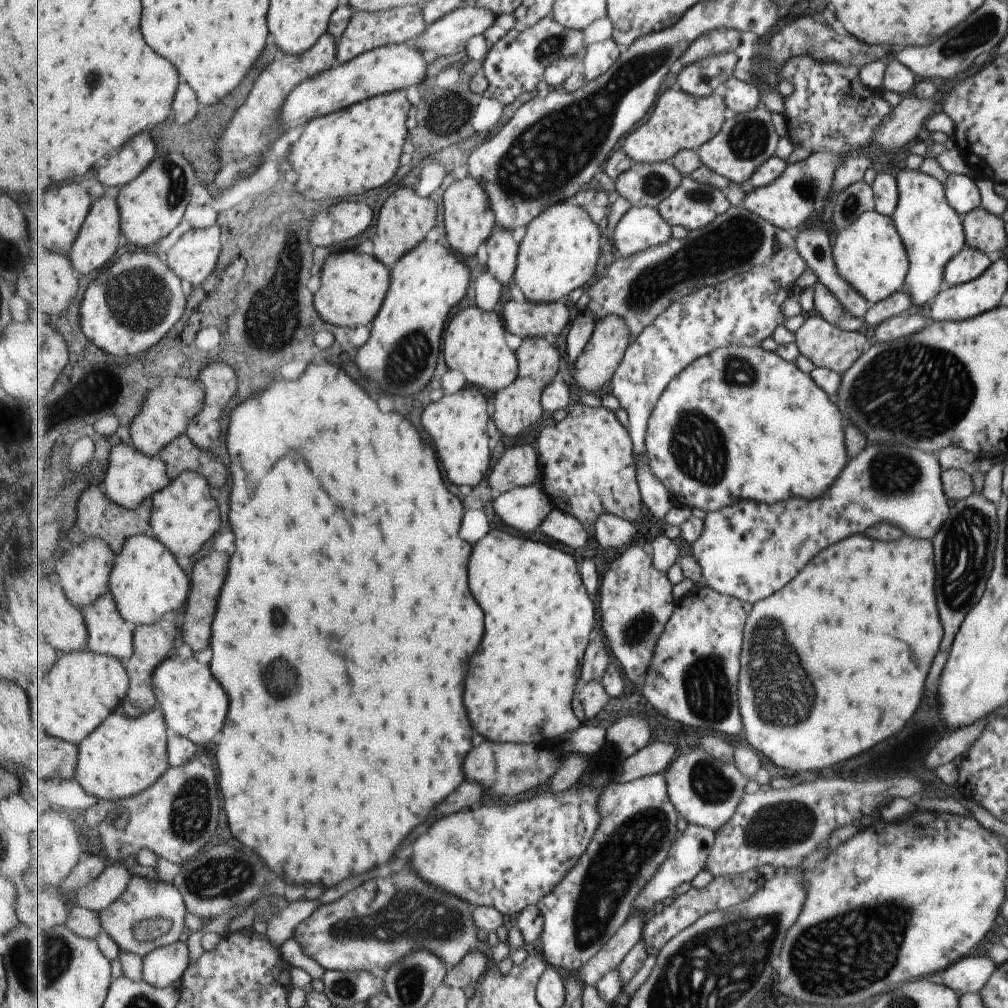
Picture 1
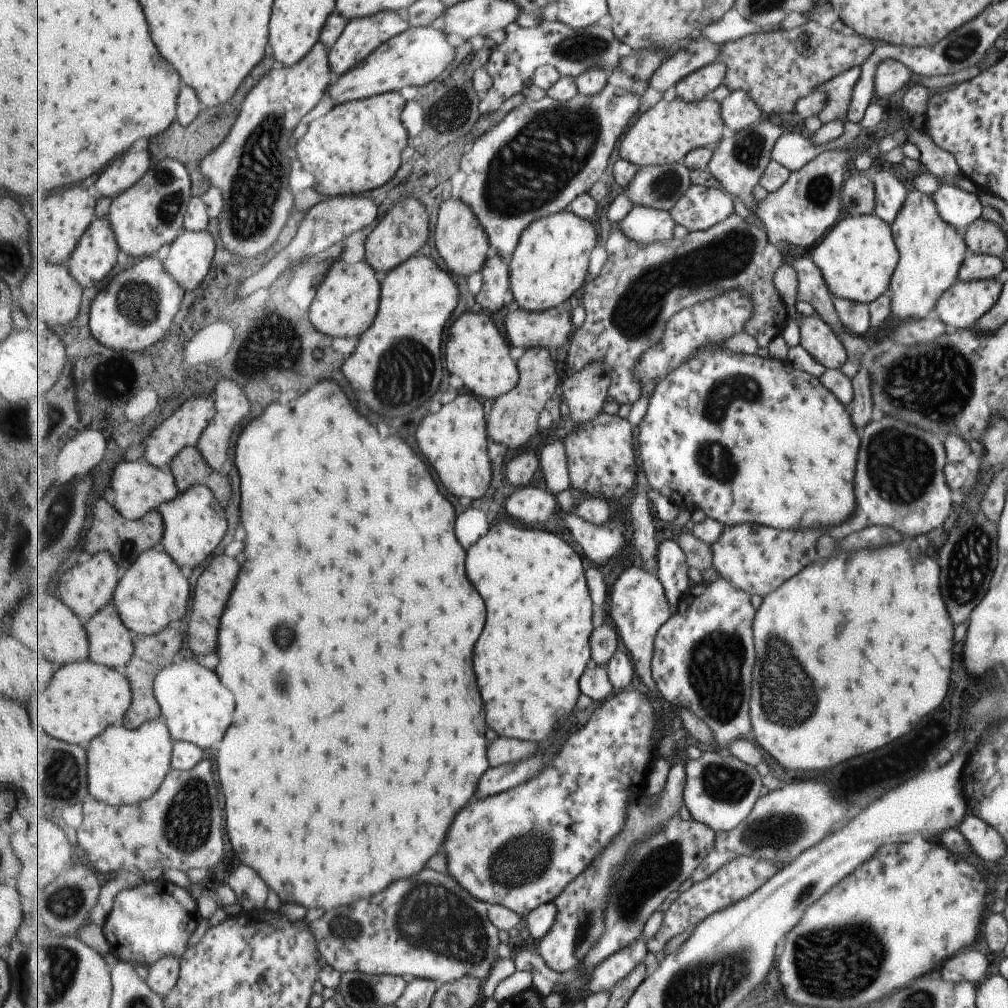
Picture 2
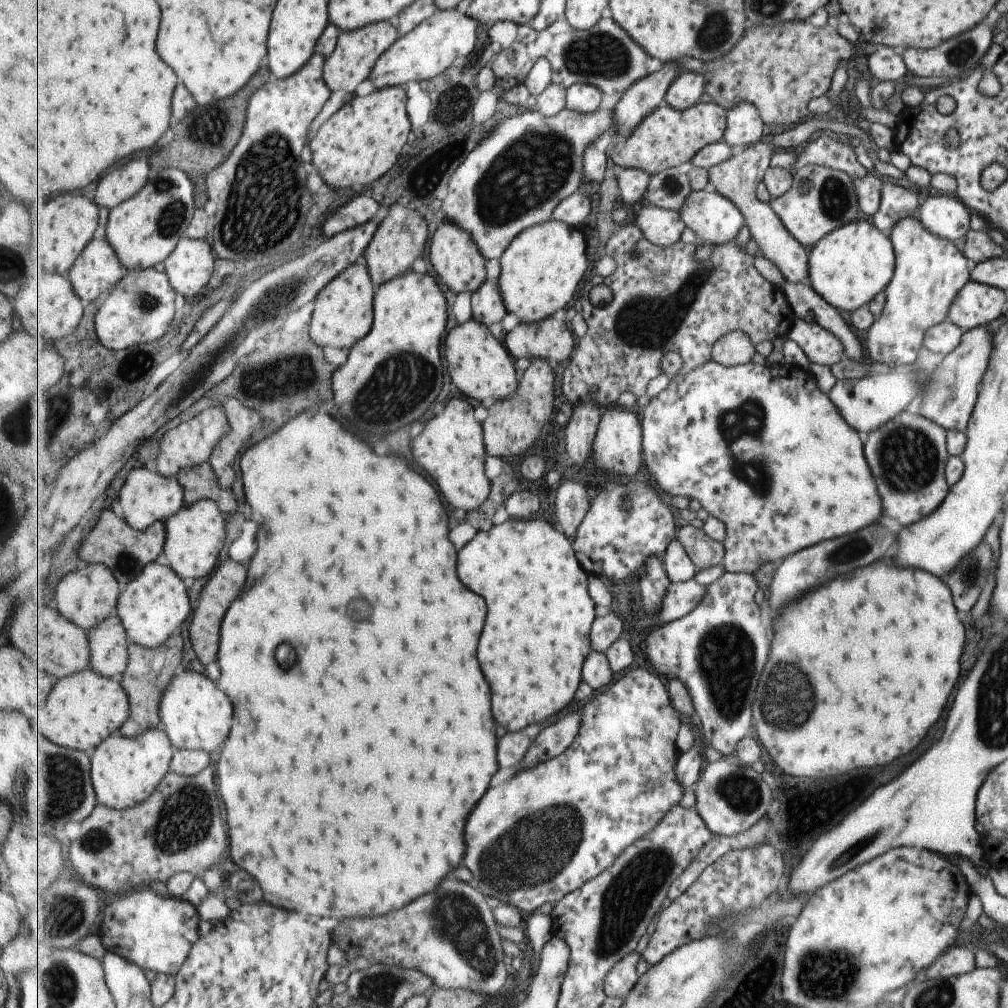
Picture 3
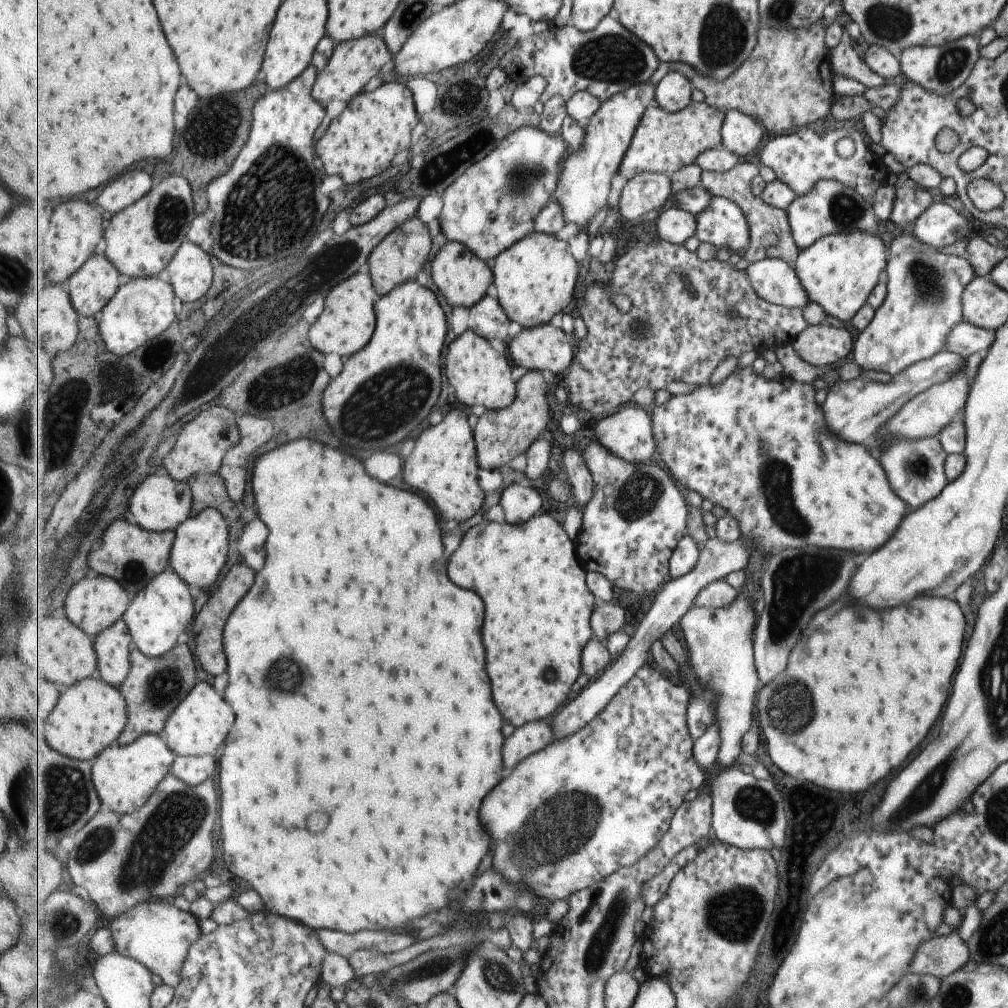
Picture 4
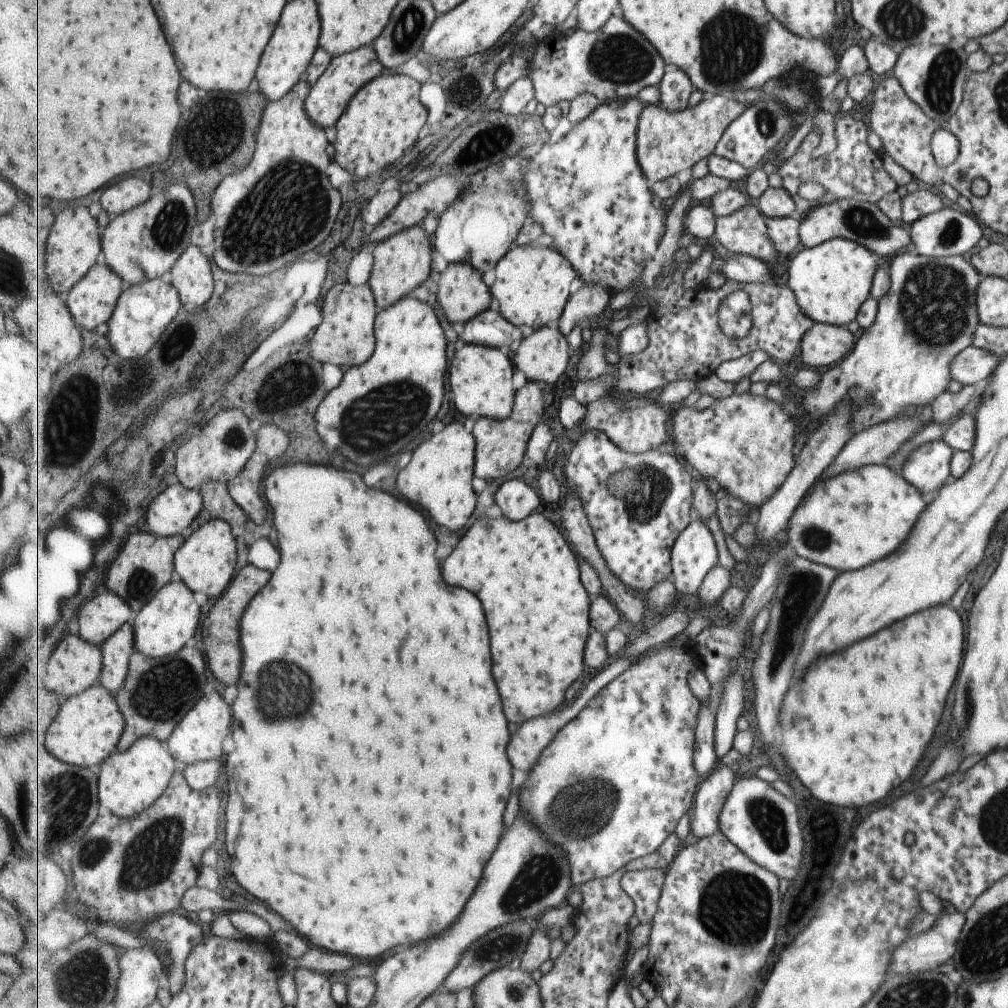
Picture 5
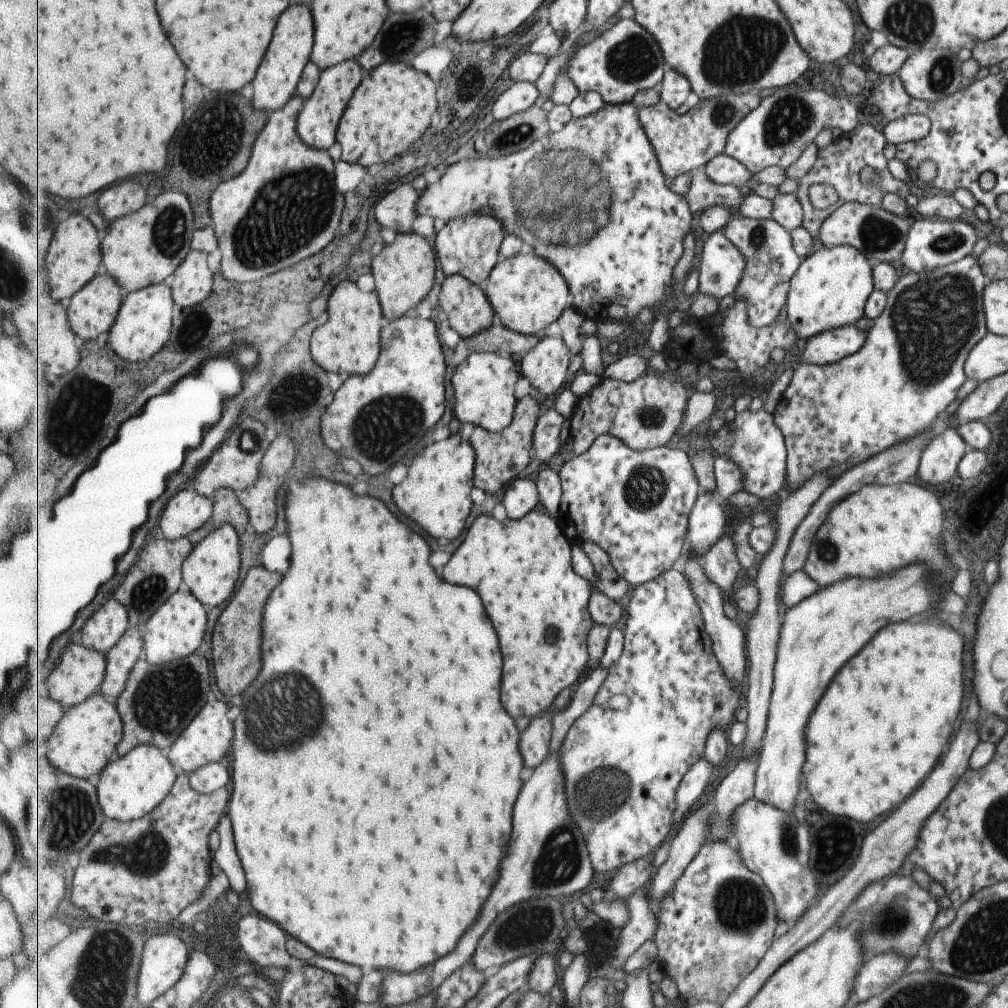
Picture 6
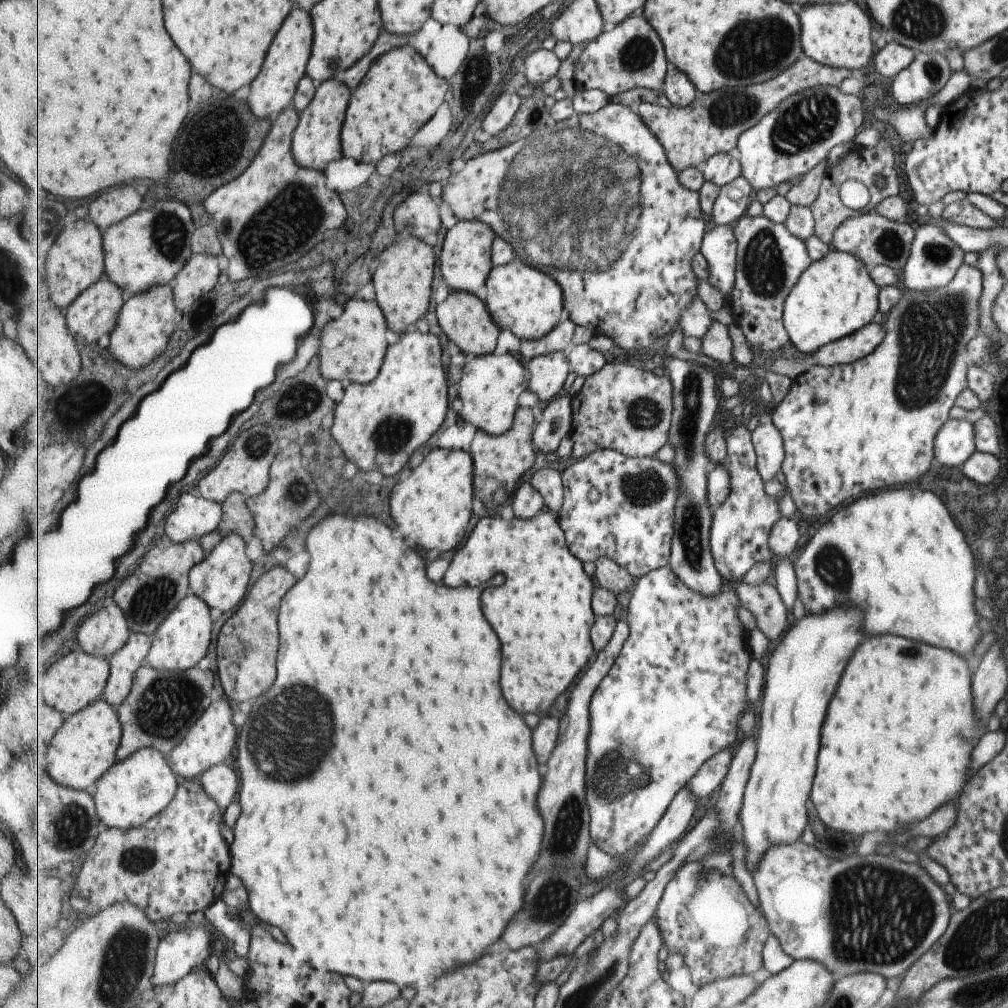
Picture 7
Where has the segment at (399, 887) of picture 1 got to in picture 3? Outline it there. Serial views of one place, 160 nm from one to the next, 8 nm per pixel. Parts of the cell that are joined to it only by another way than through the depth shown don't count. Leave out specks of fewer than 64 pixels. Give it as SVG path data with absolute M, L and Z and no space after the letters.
M447 876L437 890L417 898L403 910L385 914L385 916L367 916L367 918L349 918L335 922L332 927L332 946L339 947L347 957L350 967L363 970L378 963L413 969L431 977L437 988L473 989L494 996L503 992L507 978L513 976L509 966L505 966L503 939L499 934L499 924L494 909L487 904L487 896L473 884Z

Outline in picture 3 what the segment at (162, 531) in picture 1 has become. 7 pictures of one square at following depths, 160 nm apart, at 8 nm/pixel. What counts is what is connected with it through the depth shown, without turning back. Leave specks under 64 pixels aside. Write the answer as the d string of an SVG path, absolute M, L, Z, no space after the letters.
M202 498L191 506L183 507L166 521L166 546L163 557L183 578L209 576L219 560L219 554L227 538L227 522L219 505L211 499Z

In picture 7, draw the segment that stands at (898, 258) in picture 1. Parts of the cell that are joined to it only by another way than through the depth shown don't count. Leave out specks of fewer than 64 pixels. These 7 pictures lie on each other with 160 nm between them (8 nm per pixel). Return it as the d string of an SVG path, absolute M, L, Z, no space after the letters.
M833 248L823 258L811 261L787 297L784 309L791 343L801 354L814 353L821 345L847 337L871 322L879 289L868 271L857 257Z

